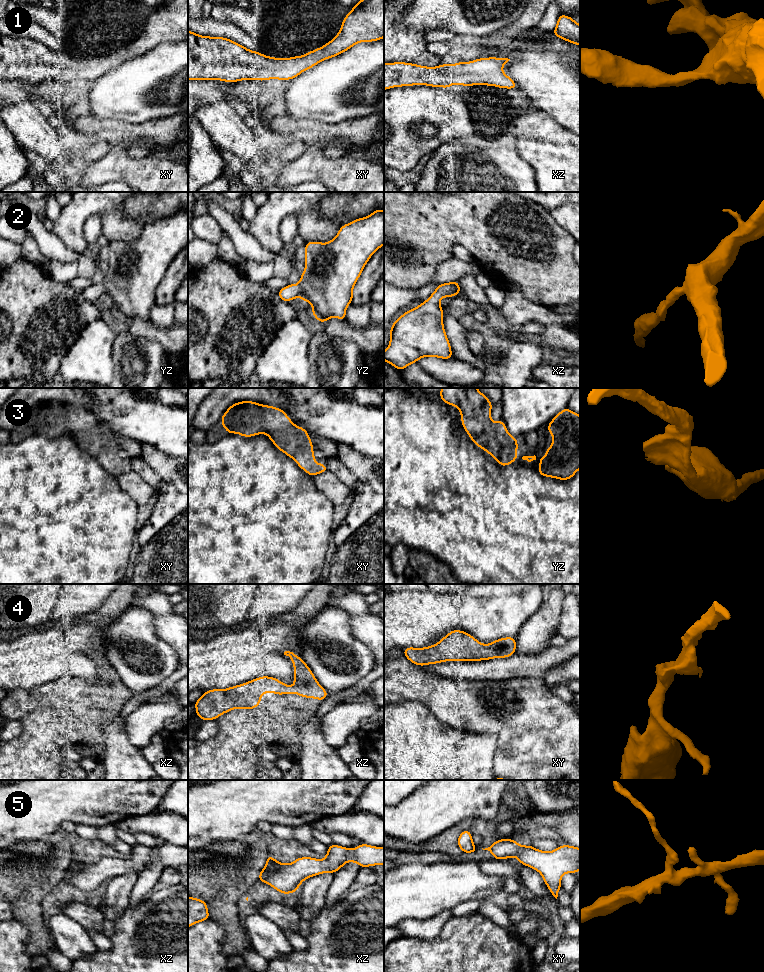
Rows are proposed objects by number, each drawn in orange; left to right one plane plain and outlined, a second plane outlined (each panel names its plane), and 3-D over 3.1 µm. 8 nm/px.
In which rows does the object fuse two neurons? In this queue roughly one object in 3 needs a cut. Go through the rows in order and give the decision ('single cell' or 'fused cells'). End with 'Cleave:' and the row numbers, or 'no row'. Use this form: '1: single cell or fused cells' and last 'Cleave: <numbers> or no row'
1: single cell
2: single cell
3: single cell
4: single cell
5: single cell
Cleave: no row

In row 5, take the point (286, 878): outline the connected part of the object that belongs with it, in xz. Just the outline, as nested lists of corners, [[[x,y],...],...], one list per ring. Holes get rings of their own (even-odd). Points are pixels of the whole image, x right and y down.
[[[361,843],[350,849],[336,844],[328,846],[325,858],[299,857],[292,863],[281,864],[270,854],[266,865],[260,871],[258,880],[270,885],[281,894],[296,892],[302,882],[323,873],[335,873],[348,862],[357,863],[360,868],[384,865],[384,846],[376,847]]]

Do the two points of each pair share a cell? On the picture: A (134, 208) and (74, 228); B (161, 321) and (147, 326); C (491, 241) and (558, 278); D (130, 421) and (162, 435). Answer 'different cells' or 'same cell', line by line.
A: different cells
B: different cells
C: same cell
D: same cell

